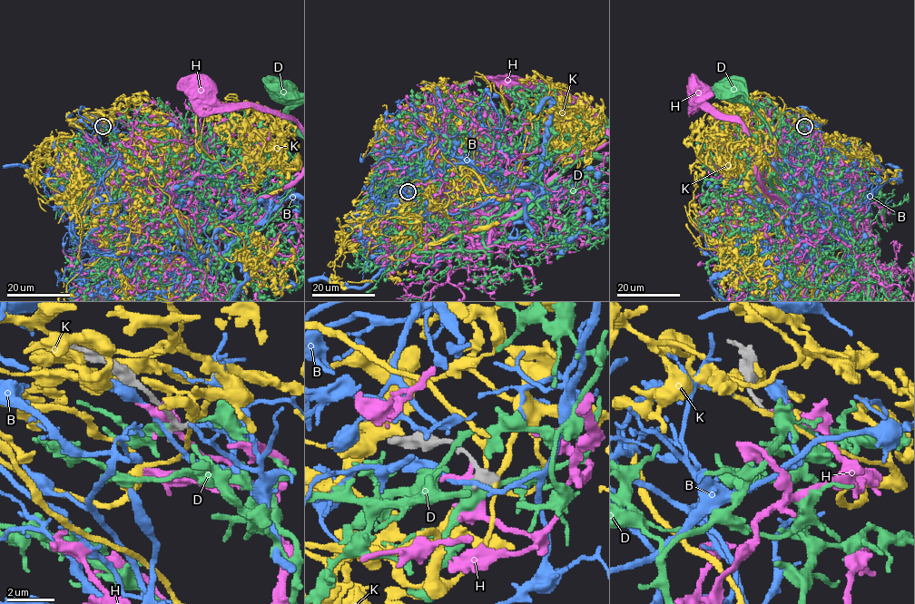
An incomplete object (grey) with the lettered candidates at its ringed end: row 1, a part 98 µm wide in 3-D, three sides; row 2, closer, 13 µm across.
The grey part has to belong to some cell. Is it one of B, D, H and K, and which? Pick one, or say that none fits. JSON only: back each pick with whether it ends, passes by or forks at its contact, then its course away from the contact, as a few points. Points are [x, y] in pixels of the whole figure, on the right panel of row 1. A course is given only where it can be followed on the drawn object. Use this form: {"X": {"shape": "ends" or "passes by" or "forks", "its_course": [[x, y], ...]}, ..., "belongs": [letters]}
{"belongs": []}

